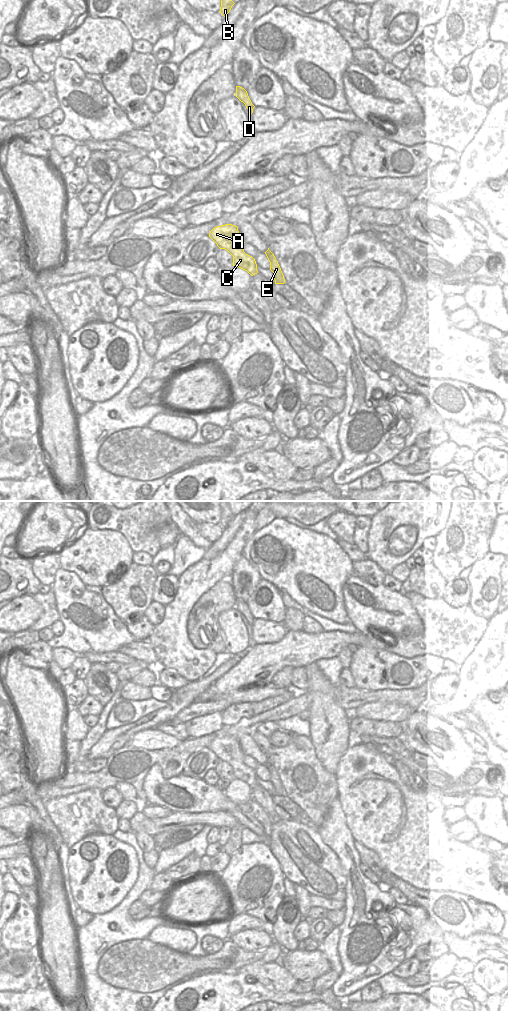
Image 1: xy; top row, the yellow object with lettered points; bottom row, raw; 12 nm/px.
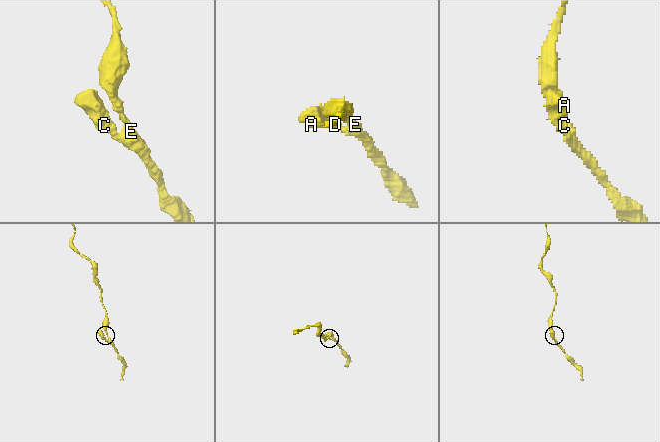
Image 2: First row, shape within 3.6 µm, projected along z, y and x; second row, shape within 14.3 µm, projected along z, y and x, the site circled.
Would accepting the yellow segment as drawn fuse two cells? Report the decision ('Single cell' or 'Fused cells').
Single cell.

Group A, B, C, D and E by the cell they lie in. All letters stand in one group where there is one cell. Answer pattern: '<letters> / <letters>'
A B C D E

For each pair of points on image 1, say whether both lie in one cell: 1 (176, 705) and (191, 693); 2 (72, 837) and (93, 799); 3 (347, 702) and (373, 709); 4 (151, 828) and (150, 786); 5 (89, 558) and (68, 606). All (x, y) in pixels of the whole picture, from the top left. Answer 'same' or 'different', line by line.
1: same
2: same
3: different
4: different
5: different

